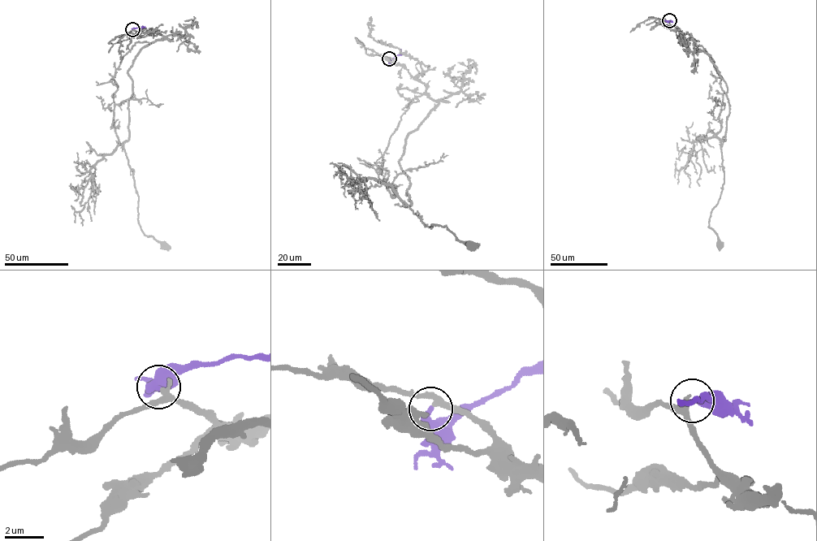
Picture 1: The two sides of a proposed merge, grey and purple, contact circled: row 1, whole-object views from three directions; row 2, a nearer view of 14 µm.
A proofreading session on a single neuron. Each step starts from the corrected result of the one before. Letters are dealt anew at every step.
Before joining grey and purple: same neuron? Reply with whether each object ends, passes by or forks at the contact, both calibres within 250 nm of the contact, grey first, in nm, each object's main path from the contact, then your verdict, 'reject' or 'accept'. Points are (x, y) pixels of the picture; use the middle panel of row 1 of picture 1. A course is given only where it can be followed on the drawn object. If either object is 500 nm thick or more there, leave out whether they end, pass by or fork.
grey passes by | purple ends | 280/400 nm | grey via (390, 58), (438, 103), (405, 140), (399, 162), (411, 204), (404, 205), (425, 227), (446, 226), (471, 245) | purple via (389, 58), (398, 55), (399, 49) | accept

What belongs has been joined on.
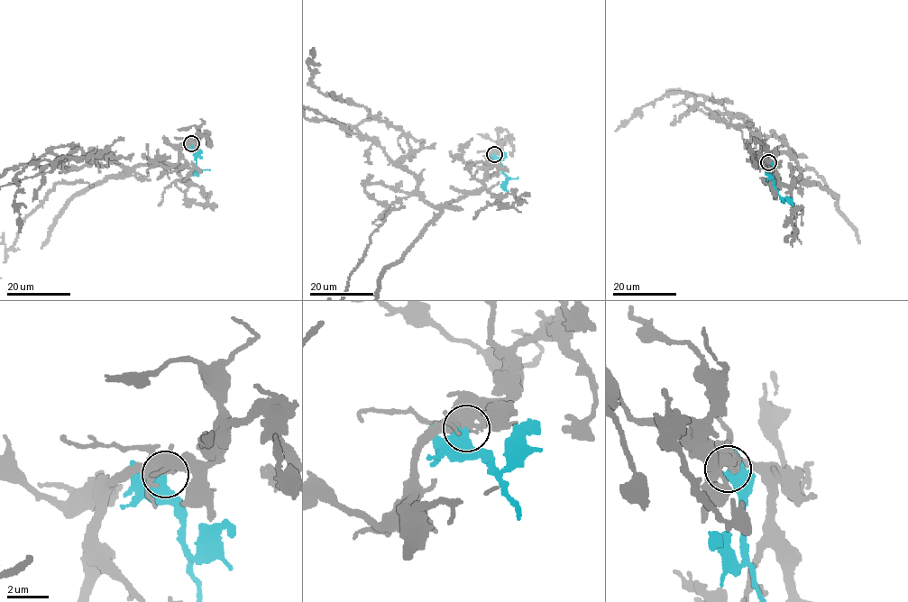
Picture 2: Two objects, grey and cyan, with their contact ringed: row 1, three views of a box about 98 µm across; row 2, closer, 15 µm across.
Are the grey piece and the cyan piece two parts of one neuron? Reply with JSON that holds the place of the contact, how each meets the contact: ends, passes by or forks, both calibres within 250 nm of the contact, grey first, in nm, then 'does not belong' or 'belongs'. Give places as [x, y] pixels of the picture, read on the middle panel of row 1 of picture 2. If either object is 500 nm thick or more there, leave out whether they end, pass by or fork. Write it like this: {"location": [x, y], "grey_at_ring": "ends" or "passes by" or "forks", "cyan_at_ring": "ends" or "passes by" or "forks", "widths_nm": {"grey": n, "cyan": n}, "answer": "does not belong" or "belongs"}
{"location": [494, 154], "widths_nm": {"grey": 480, "cyan": 500}, "answer": "does not belong"}

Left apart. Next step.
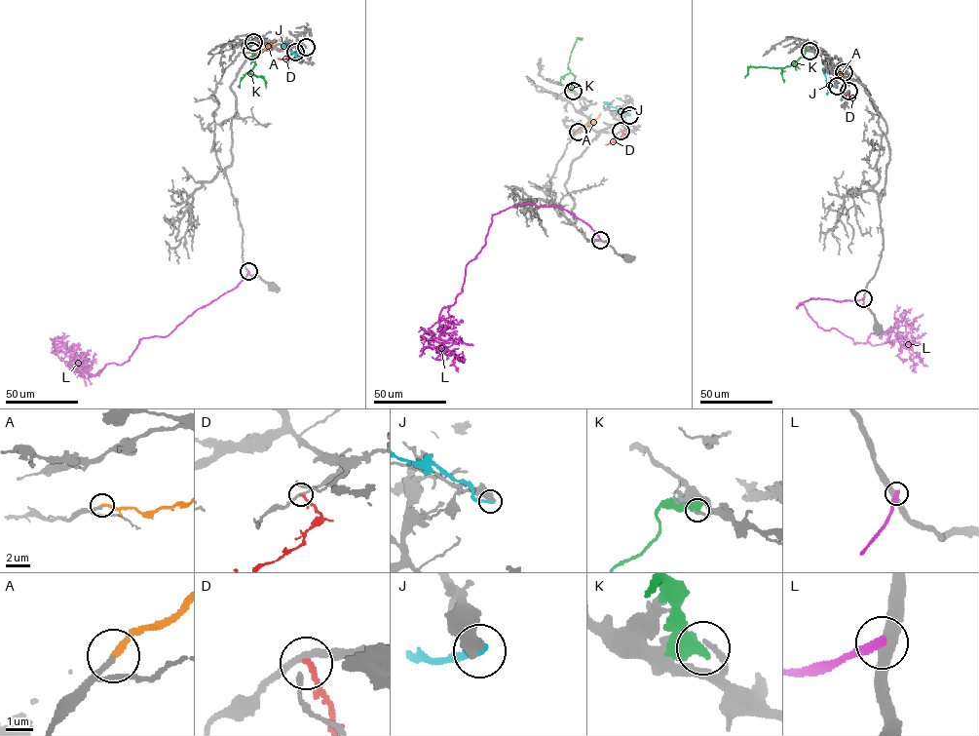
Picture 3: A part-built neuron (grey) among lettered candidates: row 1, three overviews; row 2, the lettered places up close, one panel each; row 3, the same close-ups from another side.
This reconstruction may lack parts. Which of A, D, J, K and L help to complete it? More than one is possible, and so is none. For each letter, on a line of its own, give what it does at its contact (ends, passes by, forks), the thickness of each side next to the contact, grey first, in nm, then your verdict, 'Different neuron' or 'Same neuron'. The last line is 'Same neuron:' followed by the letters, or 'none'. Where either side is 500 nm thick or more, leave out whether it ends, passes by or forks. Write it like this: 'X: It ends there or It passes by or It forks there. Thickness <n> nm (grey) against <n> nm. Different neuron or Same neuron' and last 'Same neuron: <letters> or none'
A: It ends there. Thickness 220 nm (grey) against 240 nm. Same neuron
D: It ends there. Thickness 200 nm (grey) against 190 nm. Different neuron
J: Thickness 600 nm (grey) against 280 nm. Different neuron
K: Thickness 220 nm (grey) against 600 nm. Different neuron
L: It ends there. Thickness 440 nm (grey) against 360 nm. Different neuron
Same neuron: A

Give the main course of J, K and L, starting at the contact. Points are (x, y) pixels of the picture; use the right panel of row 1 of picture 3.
J: (837, 86), (828, 86), (823, 68)
K: (809, 51), (805, 51), (803, 56), (782, 68), (749, 67), (744, 78)
L: (863, 298), (812, 297), (796, 307), (855, 343), (895, 339), (910, 349), (925, 332)

